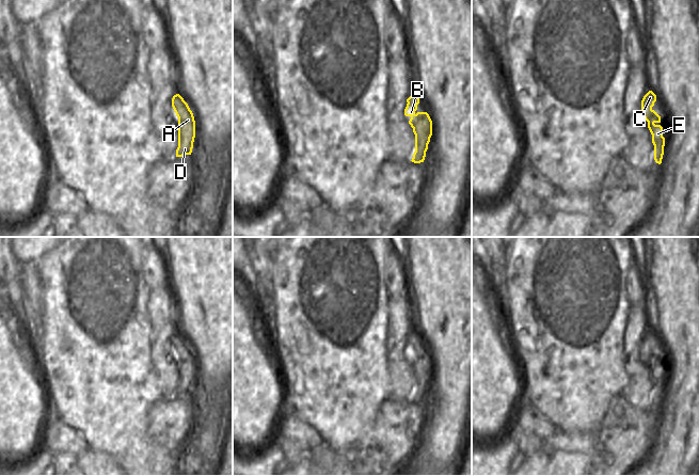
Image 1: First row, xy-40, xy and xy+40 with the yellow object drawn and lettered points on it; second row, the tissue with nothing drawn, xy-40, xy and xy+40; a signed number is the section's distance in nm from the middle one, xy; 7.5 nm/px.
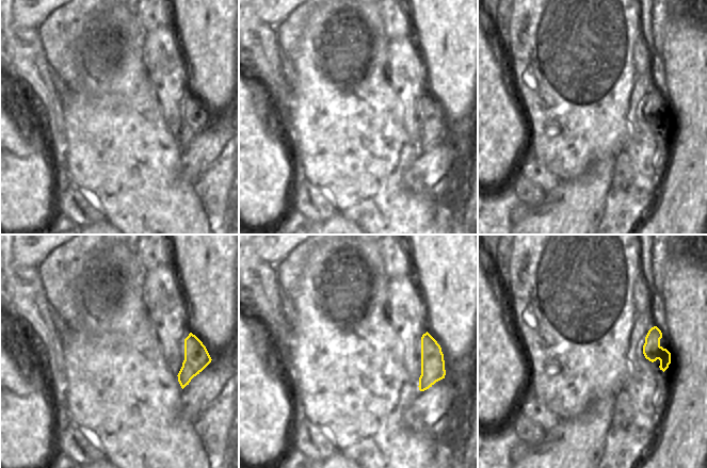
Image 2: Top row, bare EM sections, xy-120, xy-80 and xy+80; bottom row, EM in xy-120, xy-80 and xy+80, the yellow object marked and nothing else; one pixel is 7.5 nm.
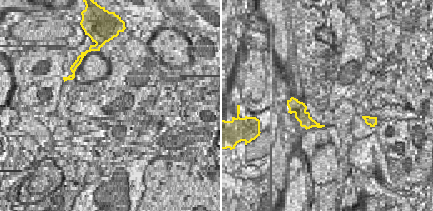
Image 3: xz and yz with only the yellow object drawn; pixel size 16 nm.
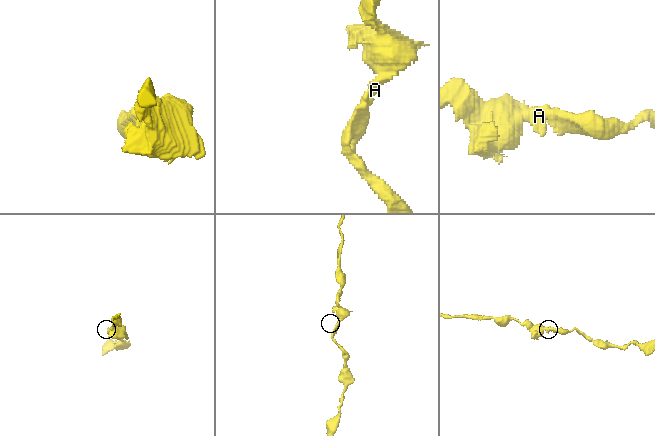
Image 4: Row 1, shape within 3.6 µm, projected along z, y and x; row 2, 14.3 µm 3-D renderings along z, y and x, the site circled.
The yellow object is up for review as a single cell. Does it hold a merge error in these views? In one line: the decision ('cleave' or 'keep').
keep

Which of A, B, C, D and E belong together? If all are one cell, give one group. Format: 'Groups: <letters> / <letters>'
Groups: A B C D E

